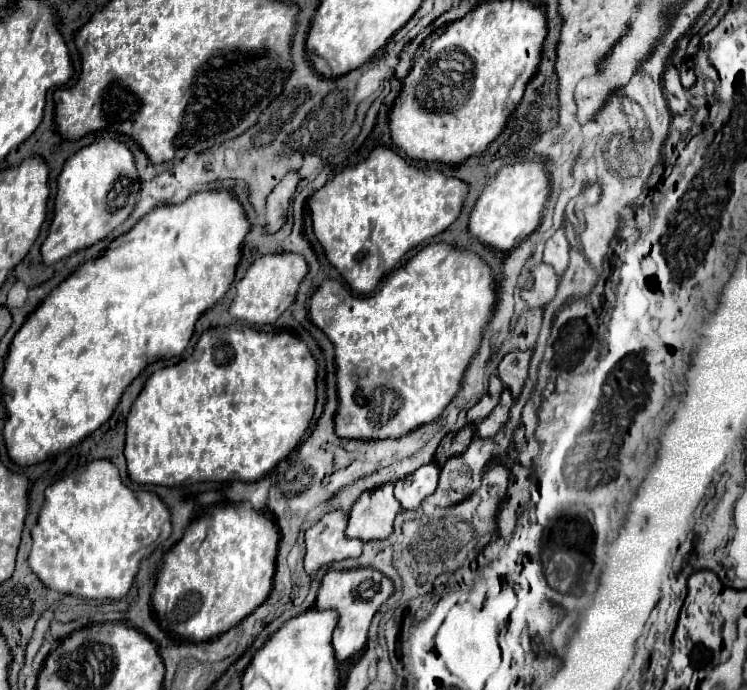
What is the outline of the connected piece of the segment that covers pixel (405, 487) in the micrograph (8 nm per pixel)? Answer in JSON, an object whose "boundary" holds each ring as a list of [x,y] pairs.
{"boundary":[[[435,462],[421,466],[413,474],[395,482],[395,498],[403,510],[417,510],[419,504],[437,488],[439,466]]]}

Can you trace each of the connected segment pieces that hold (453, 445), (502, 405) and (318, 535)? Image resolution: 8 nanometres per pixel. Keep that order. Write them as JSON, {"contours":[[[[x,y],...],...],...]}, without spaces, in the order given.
{"contours":[[[[467,424],[467,426],[461,428],[457,434],[455,434],[455,432],[453,432],[453,434],[447,434],[447,436],[441,440],[441,444],[439,444],[437,452],[435,452],[435,462],[437,462],[439,466],[443,466],[443,462],[449,460],[451,456],[463,454],[463,452],[467,450],[469,442],[473,440],[473,436],[475,436],[475,426],[473,426],[473,424]]],[[[503,388],[501,402],[495,406],[495,410],[477,426],[477,436],[479,438],[493,438],[507,422],[509,422],[509,410],[513,406],[513,398],[507,388]]],[[[335,510],[325,514],[317,524],[313,524],[305,532],[305,544],[307,544],[305,570],[309,576],[313,576],[325,564],[361,554],[363,542],[347,538],[345,526],[347,526],[347,514]]]]}

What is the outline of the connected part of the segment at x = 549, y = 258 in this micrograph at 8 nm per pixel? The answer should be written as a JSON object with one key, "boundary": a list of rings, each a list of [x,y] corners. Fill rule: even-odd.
{"boundary":[[[557,230],[547,246],[545,246],[545,252],[543,252],[543,262],[553,266],[557,276],[563,276],[567,266],[569,266],[569,242],[565,238],[565,232],[563,230]]]}

